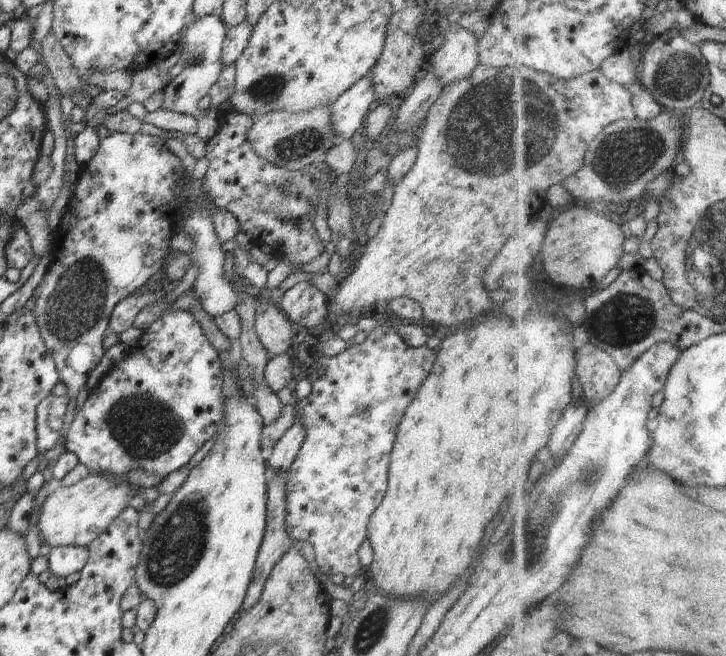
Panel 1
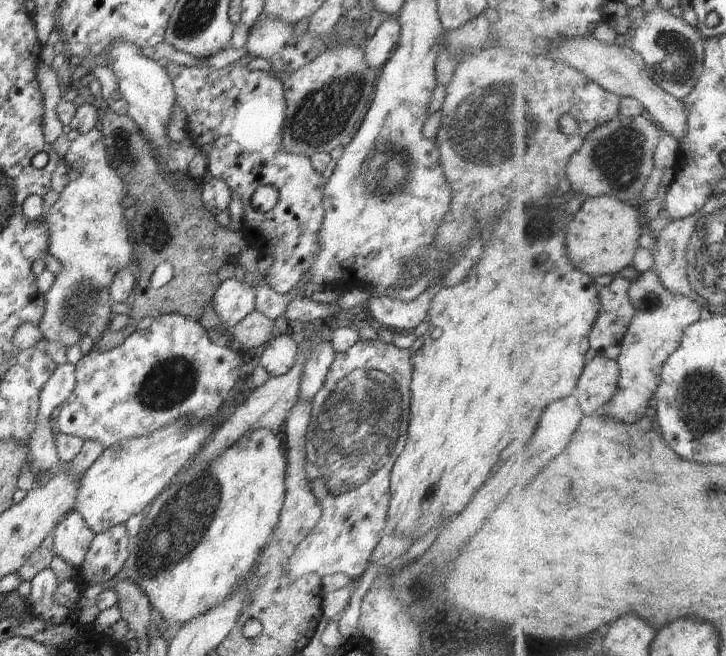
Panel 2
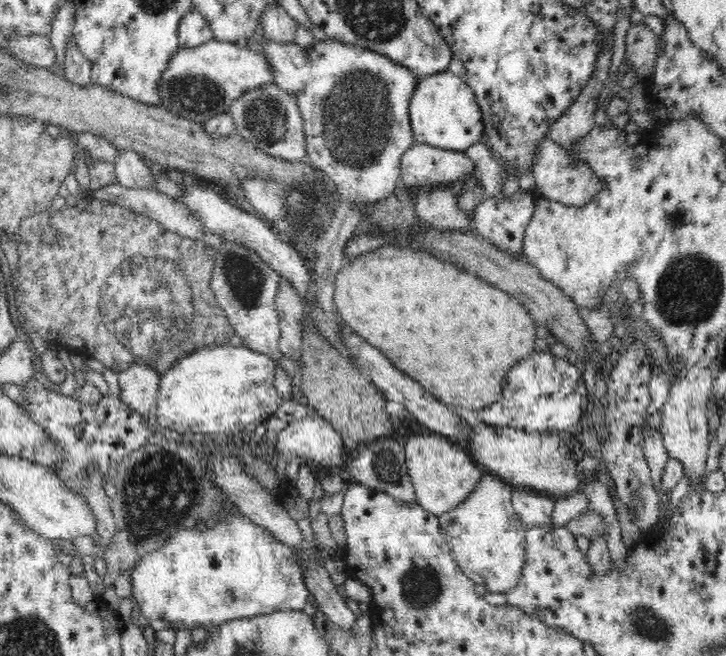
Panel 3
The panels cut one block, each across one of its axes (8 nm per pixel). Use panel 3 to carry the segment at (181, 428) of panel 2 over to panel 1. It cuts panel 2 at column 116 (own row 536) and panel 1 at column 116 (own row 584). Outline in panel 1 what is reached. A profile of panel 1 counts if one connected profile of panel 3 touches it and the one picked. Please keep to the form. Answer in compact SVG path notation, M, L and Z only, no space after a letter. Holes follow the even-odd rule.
M89 474L67 487L58 487L46 497L39 510L39 540L51 548L68 545L87 547L98 538L99 533L112 524L112 520L128 506L130 498L137 491L138 489L124 481L104 480L98 474Z

